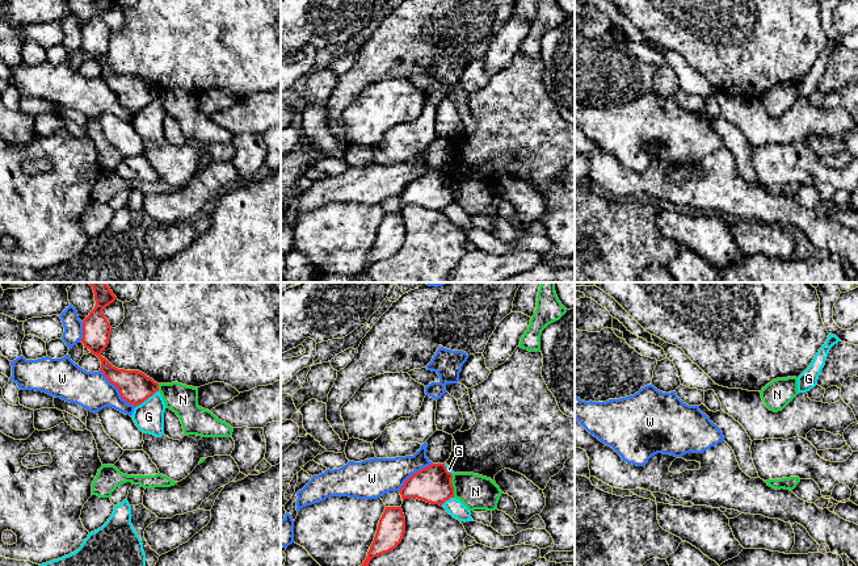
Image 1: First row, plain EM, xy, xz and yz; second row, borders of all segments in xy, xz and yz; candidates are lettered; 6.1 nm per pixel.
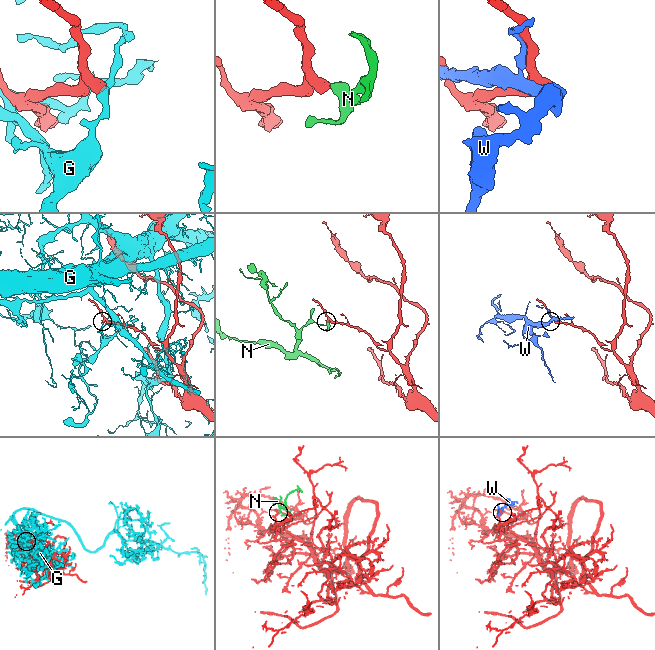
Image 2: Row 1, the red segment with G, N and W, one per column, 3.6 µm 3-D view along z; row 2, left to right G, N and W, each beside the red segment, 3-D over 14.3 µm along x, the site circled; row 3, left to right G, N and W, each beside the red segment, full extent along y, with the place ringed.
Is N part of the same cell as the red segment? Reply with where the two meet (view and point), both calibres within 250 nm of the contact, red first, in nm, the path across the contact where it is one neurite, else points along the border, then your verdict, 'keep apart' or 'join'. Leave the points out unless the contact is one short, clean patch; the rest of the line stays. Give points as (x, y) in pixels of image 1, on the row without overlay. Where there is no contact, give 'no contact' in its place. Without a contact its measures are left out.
xz (451, 192) | 220/220 nm | keep apart

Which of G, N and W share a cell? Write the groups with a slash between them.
G / N / W

